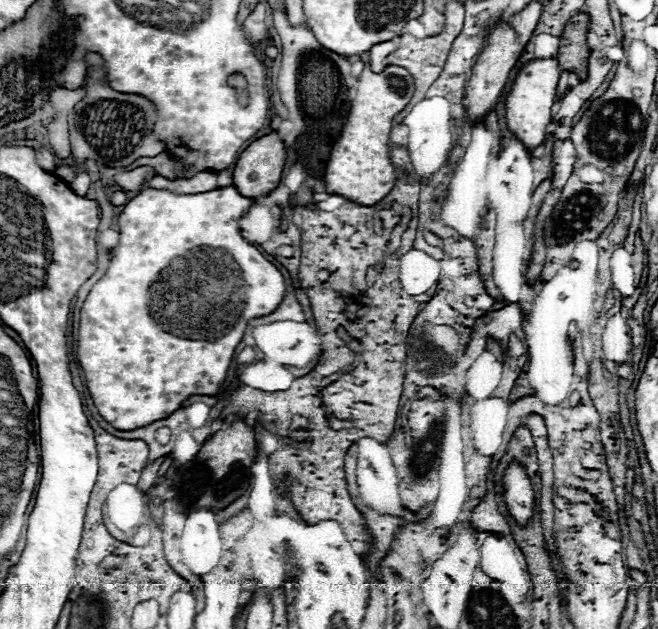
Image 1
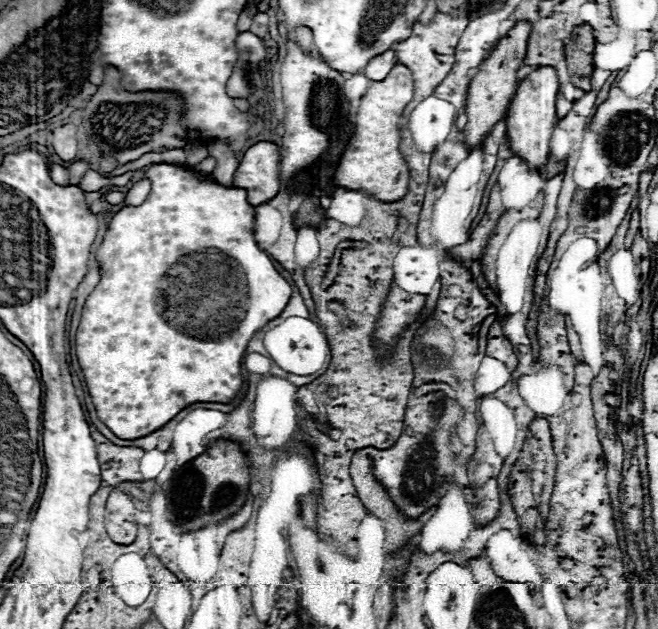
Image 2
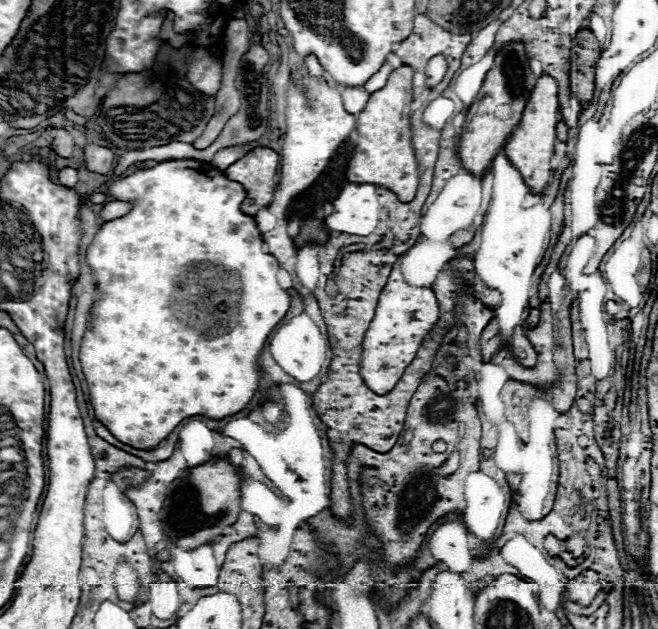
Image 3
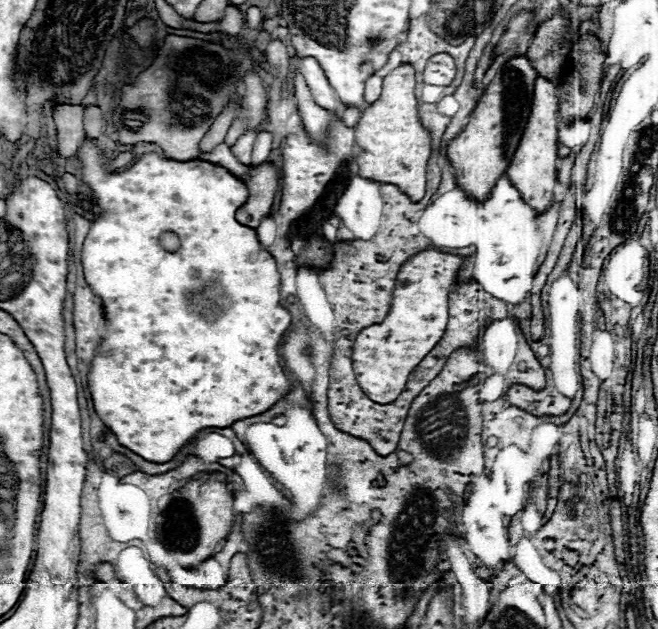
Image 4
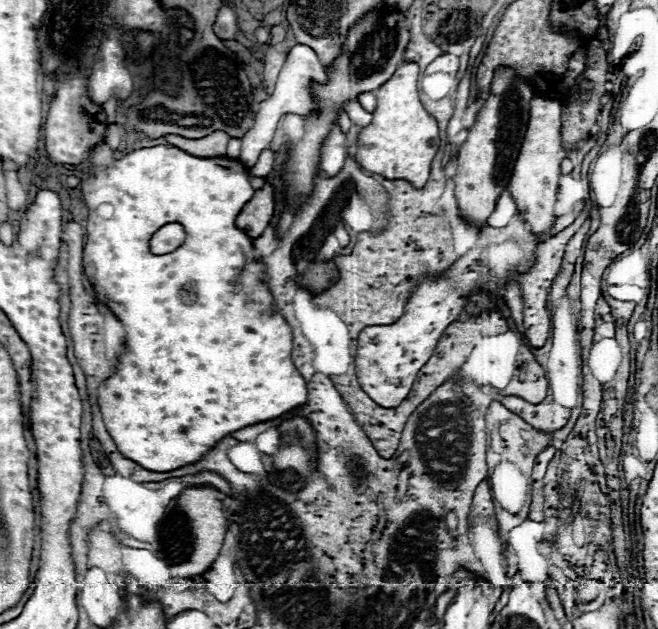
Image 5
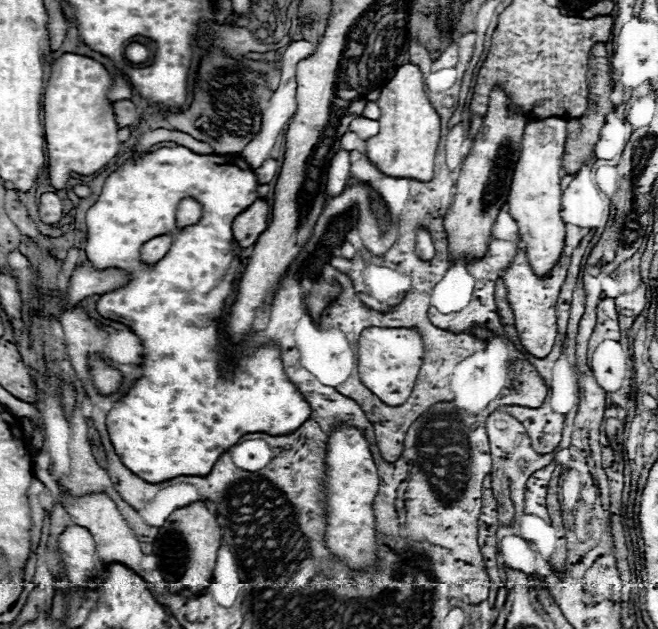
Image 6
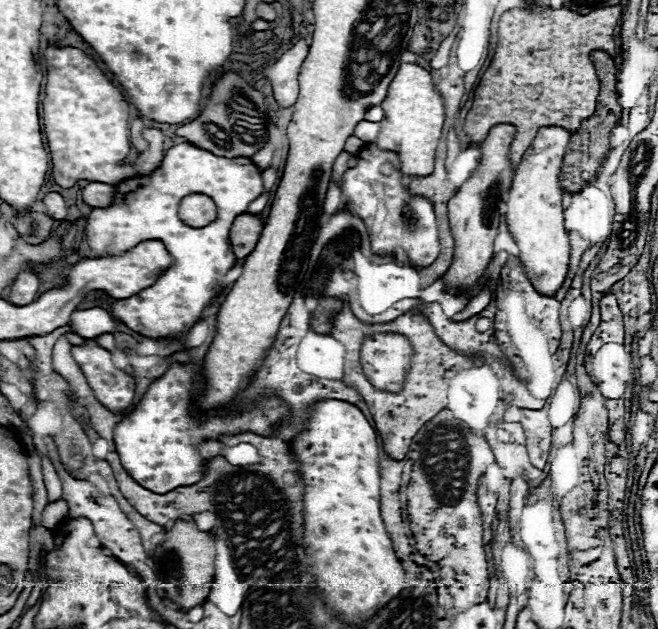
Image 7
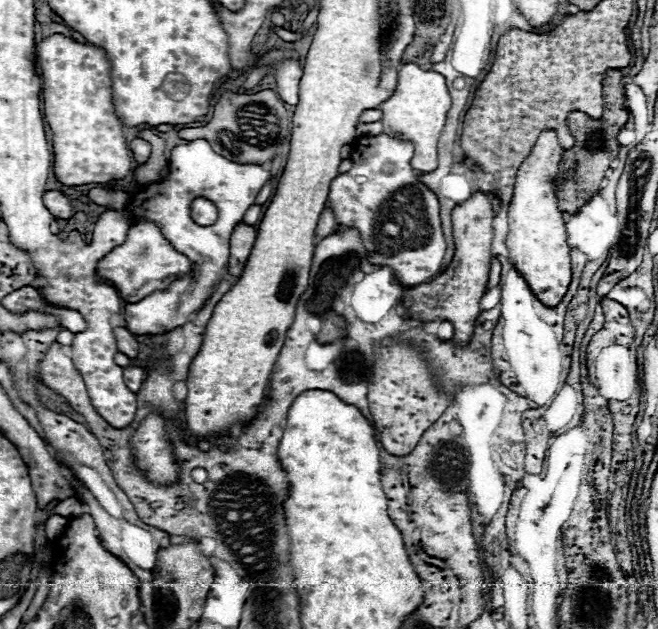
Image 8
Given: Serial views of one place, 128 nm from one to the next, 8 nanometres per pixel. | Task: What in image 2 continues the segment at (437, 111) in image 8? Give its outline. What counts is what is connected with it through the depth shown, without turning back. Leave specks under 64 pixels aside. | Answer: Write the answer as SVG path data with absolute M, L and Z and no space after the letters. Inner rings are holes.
M394 66L386 80L372 82L368 92L360 100L356 114L356 132L348 142L346 152L336 168L336 186L346 186L348 190L366 190L384 202L398 202L406 196L410 184L410 170L400 152L400 128L398 120L412 100L412 74L406 66Z

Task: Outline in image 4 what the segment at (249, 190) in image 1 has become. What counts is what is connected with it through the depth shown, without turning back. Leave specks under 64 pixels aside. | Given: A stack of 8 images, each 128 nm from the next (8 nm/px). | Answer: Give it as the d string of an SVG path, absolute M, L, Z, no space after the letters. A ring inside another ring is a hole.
M262 164L260 168L262 168L260 174L256 174L256 170L254 170L252 178L246 180L250 196L248 196L246 204L236 212L236 220L250 228L258 228L260 220L270 214L276 186L278 186L274 166Z

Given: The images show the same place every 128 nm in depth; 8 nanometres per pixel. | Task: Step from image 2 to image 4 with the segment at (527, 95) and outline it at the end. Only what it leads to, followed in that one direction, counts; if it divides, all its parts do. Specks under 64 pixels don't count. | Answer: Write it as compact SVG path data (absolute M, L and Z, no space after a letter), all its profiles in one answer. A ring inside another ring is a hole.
M538 78L534 86L534 100L530 118L526 122L526 130L520 138L518 150L510 162L508 178L514 188L522 194L524 202L534 208L536 212L544 212L552 206L552 190L556 184L556 160L558 160L558 96L556 86L546 80Z

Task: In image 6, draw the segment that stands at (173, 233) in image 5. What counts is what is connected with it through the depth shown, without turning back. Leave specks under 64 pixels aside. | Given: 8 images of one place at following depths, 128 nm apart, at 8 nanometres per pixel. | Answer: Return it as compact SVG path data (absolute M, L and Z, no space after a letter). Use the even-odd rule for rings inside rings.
M184 198L178 205L176 224L180 228L182 226L192 225L200 220L200 216L202 216L202 204L198 204L198 200L194 200L194 198ZM156 236L156 238L148 240L140 248L140 260L144 264L156 264L156 262L160 262L166 256L170 244L172 244L172 238L170 236Z

